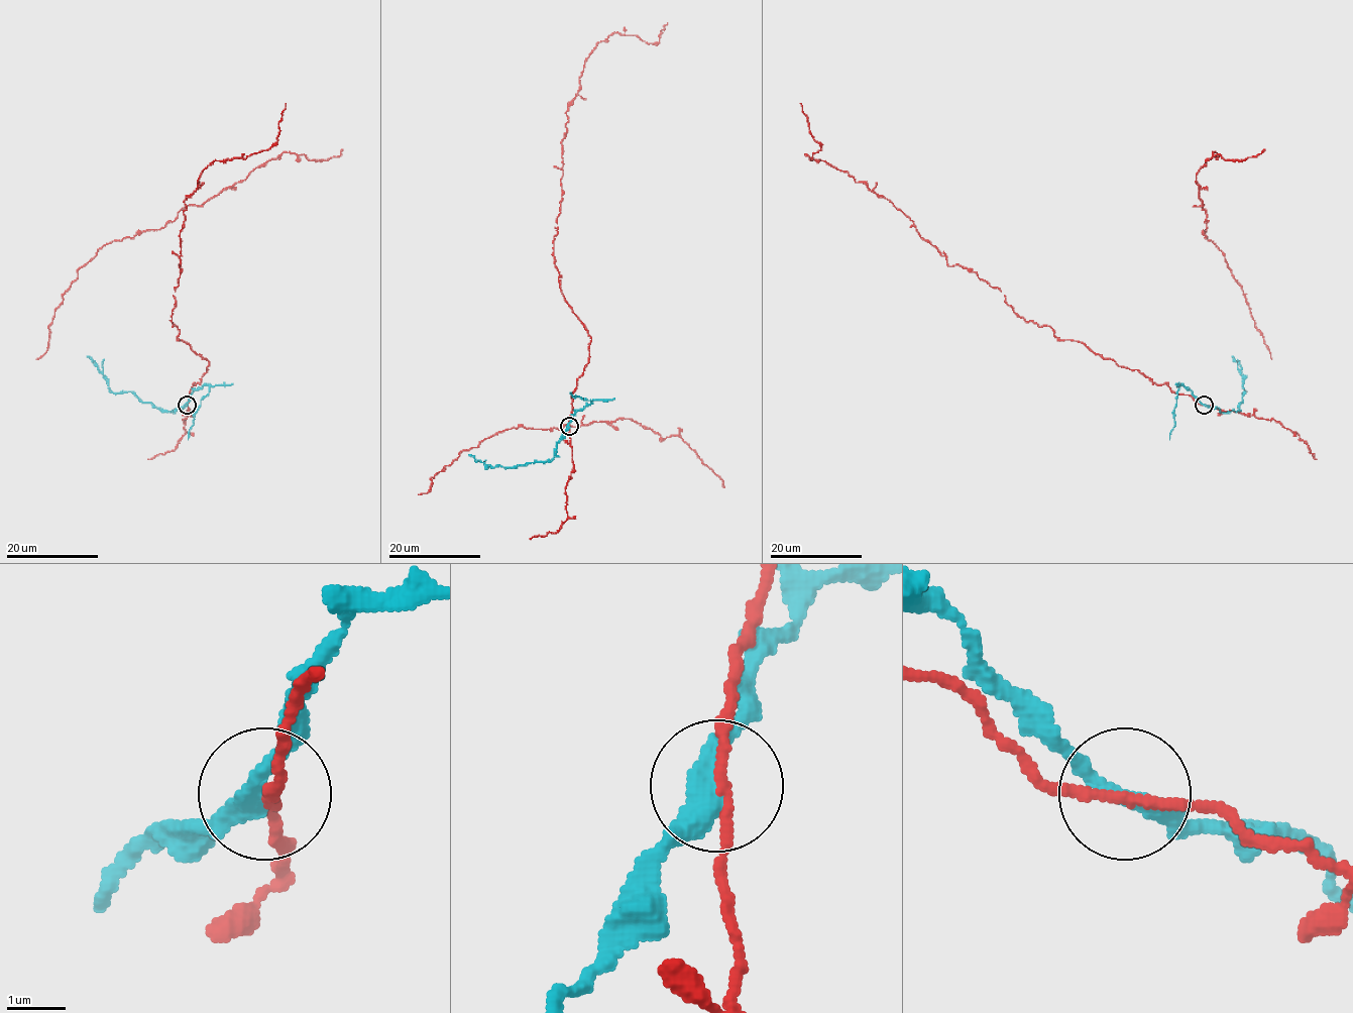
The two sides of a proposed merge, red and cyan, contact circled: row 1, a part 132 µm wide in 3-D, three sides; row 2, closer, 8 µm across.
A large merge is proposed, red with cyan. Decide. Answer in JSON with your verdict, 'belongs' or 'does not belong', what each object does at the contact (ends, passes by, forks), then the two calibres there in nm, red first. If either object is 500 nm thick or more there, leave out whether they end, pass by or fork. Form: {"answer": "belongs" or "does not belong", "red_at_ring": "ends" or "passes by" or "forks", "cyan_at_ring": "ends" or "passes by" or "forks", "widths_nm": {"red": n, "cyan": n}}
{"answer": "does not belong", "red_at_ring": "passes by", "cyan_at_ring": "passes by", "widths_nm": {"red": 160, "cyan": 320}}

